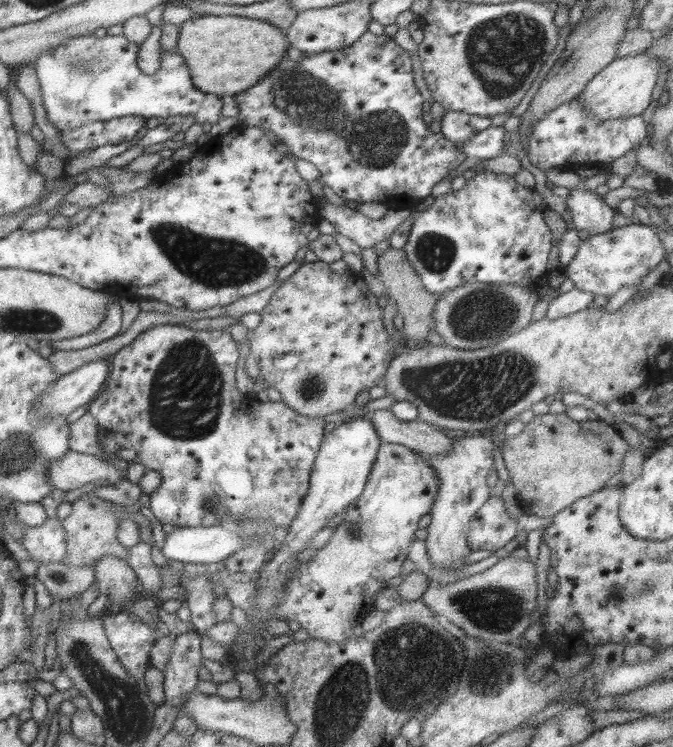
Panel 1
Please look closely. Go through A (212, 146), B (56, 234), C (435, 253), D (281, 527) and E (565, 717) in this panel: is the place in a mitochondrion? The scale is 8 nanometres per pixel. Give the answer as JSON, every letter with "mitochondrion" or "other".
{"A":"other","B":"other","C":"mitochondrion","D":"other","E":"other"}

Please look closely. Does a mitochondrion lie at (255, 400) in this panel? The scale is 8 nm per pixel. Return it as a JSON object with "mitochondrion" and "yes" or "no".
{"mitochondrion":"no"}

